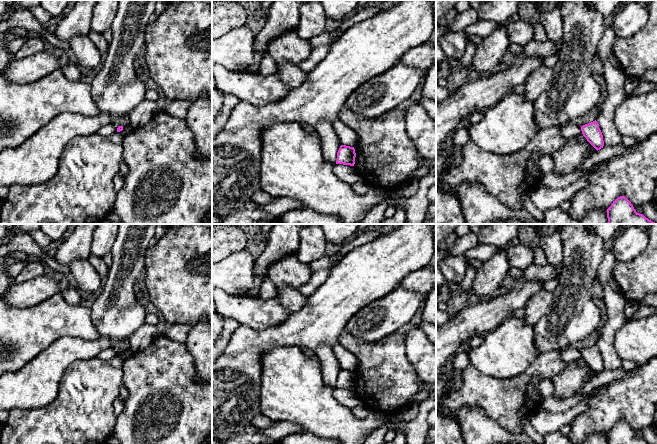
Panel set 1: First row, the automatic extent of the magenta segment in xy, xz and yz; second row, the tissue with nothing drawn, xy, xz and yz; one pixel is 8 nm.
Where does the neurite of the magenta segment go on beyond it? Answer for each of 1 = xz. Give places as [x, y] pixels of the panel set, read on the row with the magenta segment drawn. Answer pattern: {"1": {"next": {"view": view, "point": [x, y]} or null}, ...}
{"1": {"next": null}}

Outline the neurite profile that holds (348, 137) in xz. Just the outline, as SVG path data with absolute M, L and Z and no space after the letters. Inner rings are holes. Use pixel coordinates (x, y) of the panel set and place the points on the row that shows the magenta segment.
M340 120L334 121L333 127L337 136L339 137L341 145L355 147L357 143L357 135L353 130L351 130Z

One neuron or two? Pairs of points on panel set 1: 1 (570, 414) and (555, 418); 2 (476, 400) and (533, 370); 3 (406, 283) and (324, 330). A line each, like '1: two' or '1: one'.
1: one
2: one
3: two

